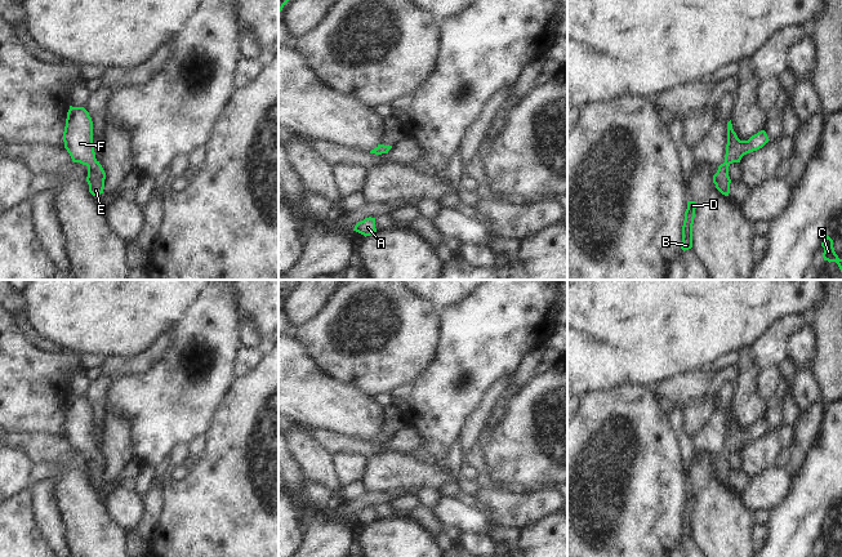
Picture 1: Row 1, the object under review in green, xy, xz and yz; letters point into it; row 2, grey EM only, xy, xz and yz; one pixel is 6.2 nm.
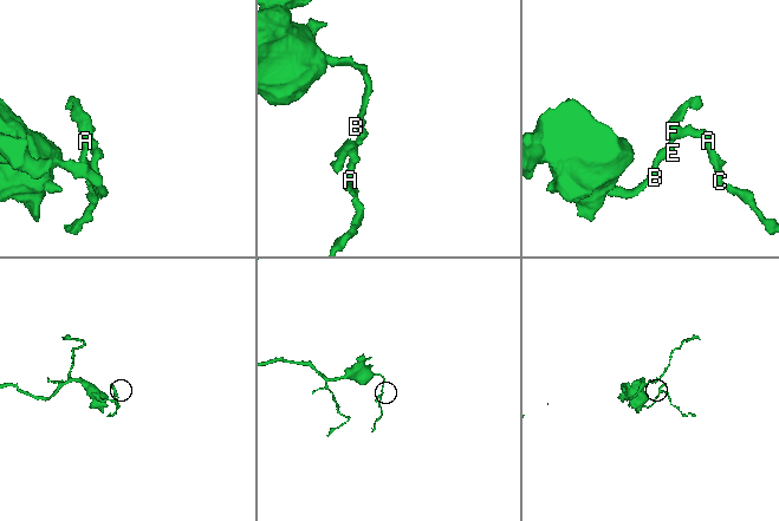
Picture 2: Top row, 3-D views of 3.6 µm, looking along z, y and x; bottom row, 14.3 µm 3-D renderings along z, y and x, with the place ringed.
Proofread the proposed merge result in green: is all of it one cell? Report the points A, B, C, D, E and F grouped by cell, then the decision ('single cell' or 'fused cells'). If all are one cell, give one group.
A B C D E F; single cell

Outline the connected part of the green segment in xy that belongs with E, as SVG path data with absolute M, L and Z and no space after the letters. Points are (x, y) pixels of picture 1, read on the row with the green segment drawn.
M72 107L67 112L63 132L64 148L73 162L88 166L86 182L93 196L103 193L106 173L95 159L93 144L93 121L84 107Z

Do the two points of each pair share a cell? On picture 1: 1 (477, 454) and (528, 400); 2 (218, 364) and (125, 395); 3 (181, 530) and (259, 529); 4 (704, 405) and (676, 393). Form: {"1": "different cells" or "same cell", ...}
{"1": "different cells", "2": "same cell", "3": "same cell", "4": "different cells"}

